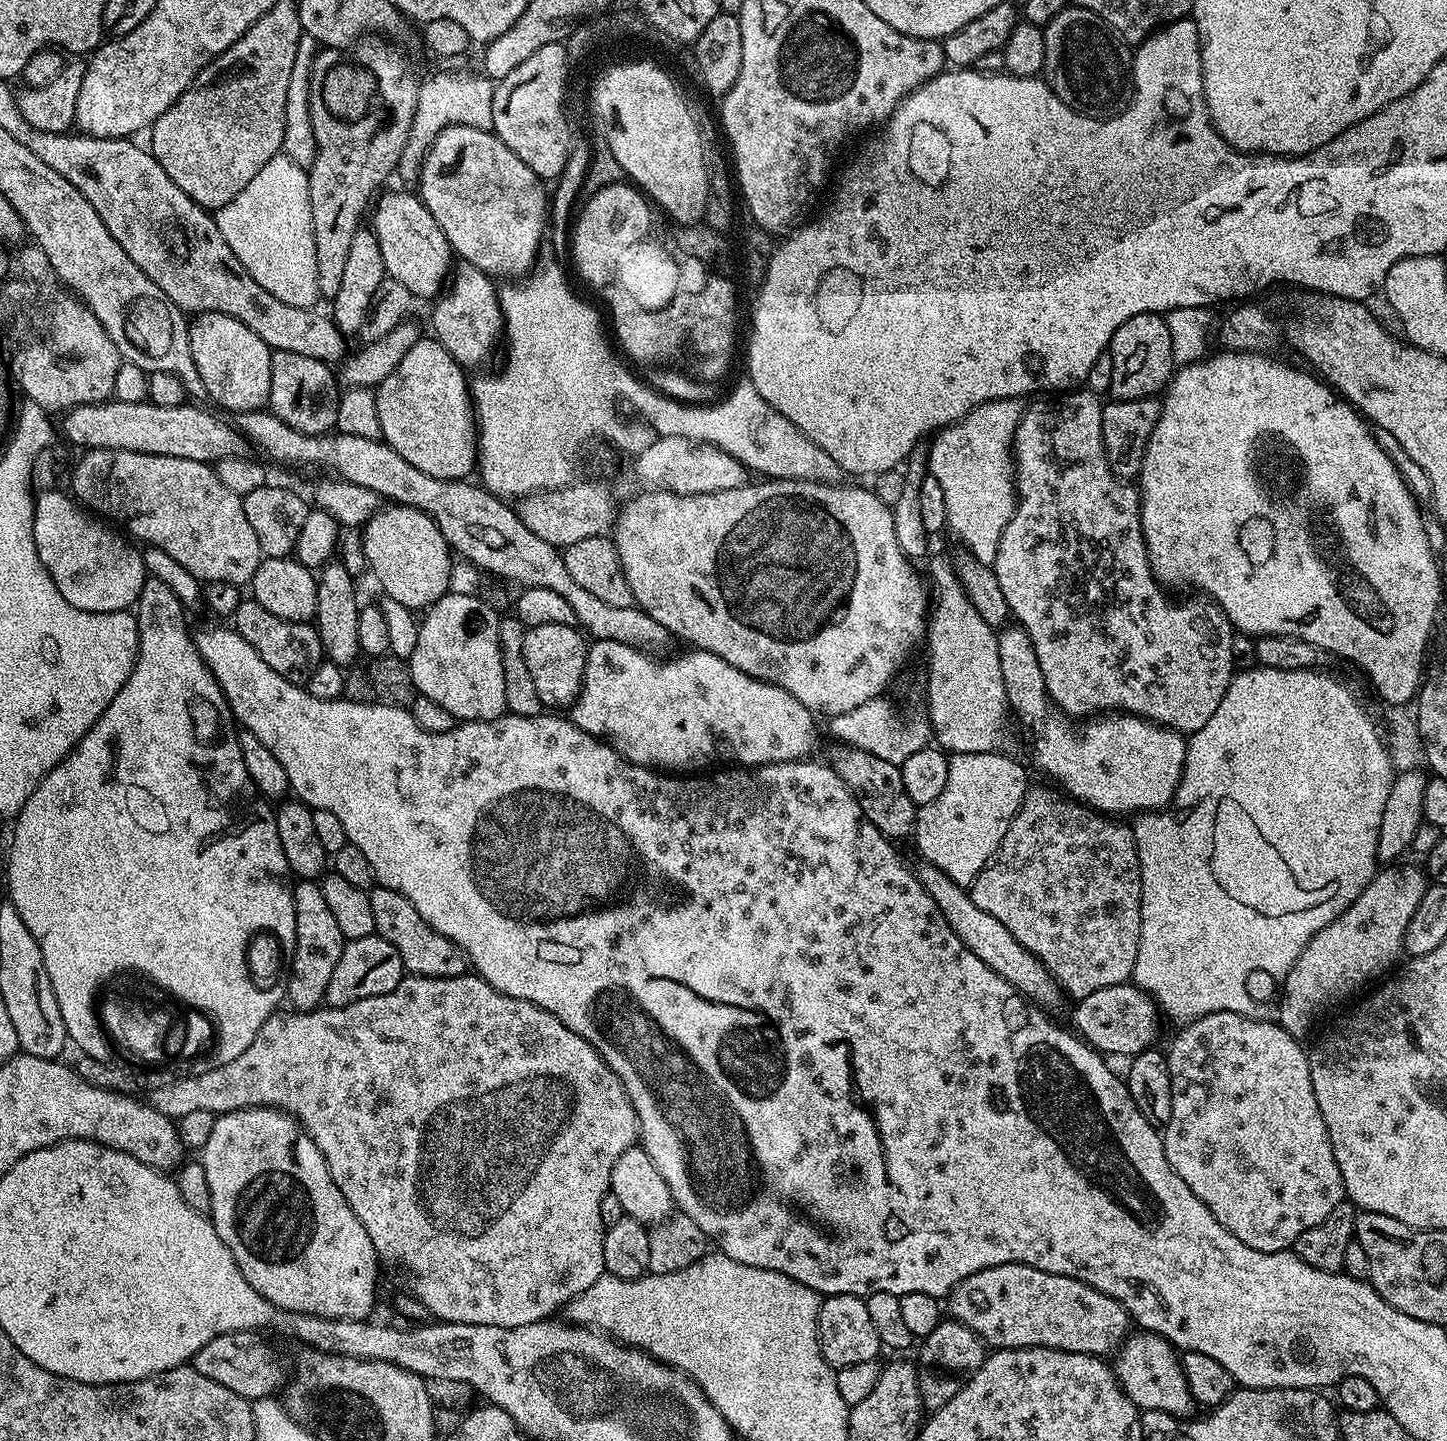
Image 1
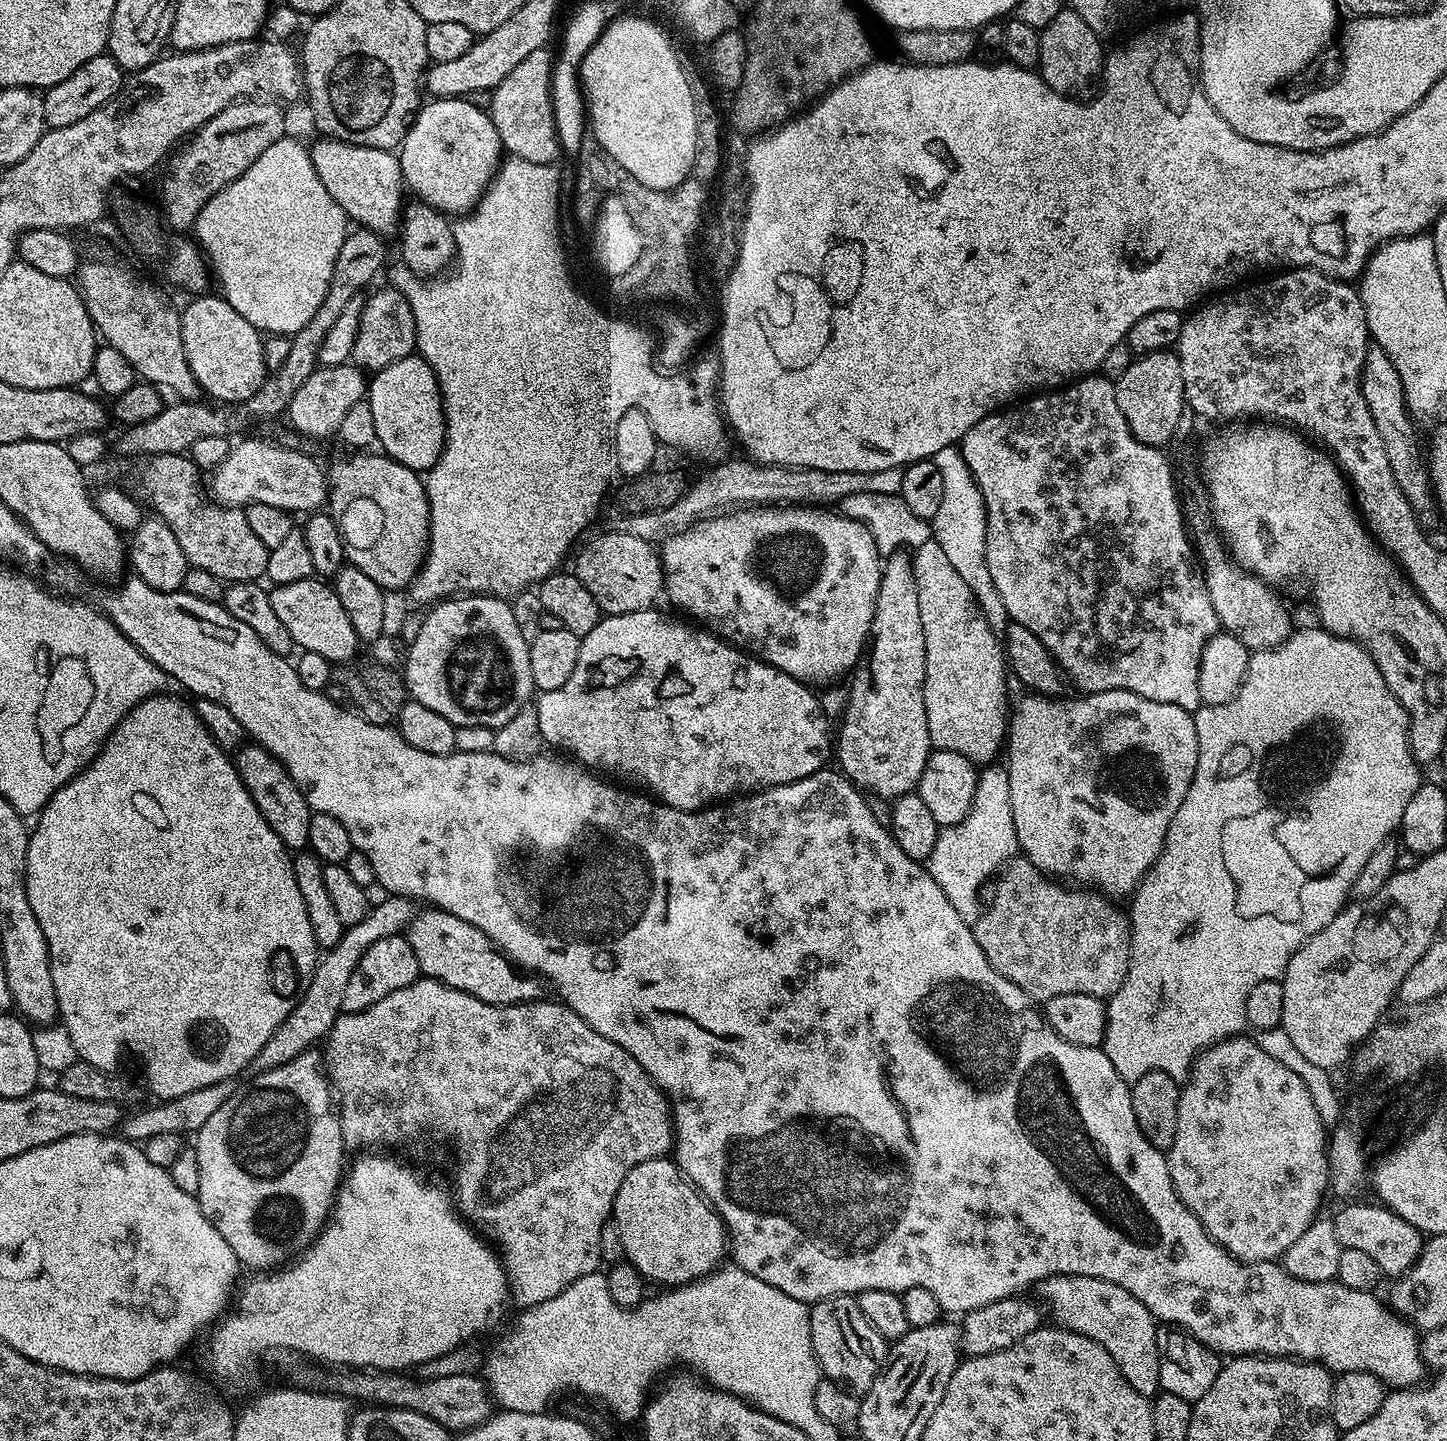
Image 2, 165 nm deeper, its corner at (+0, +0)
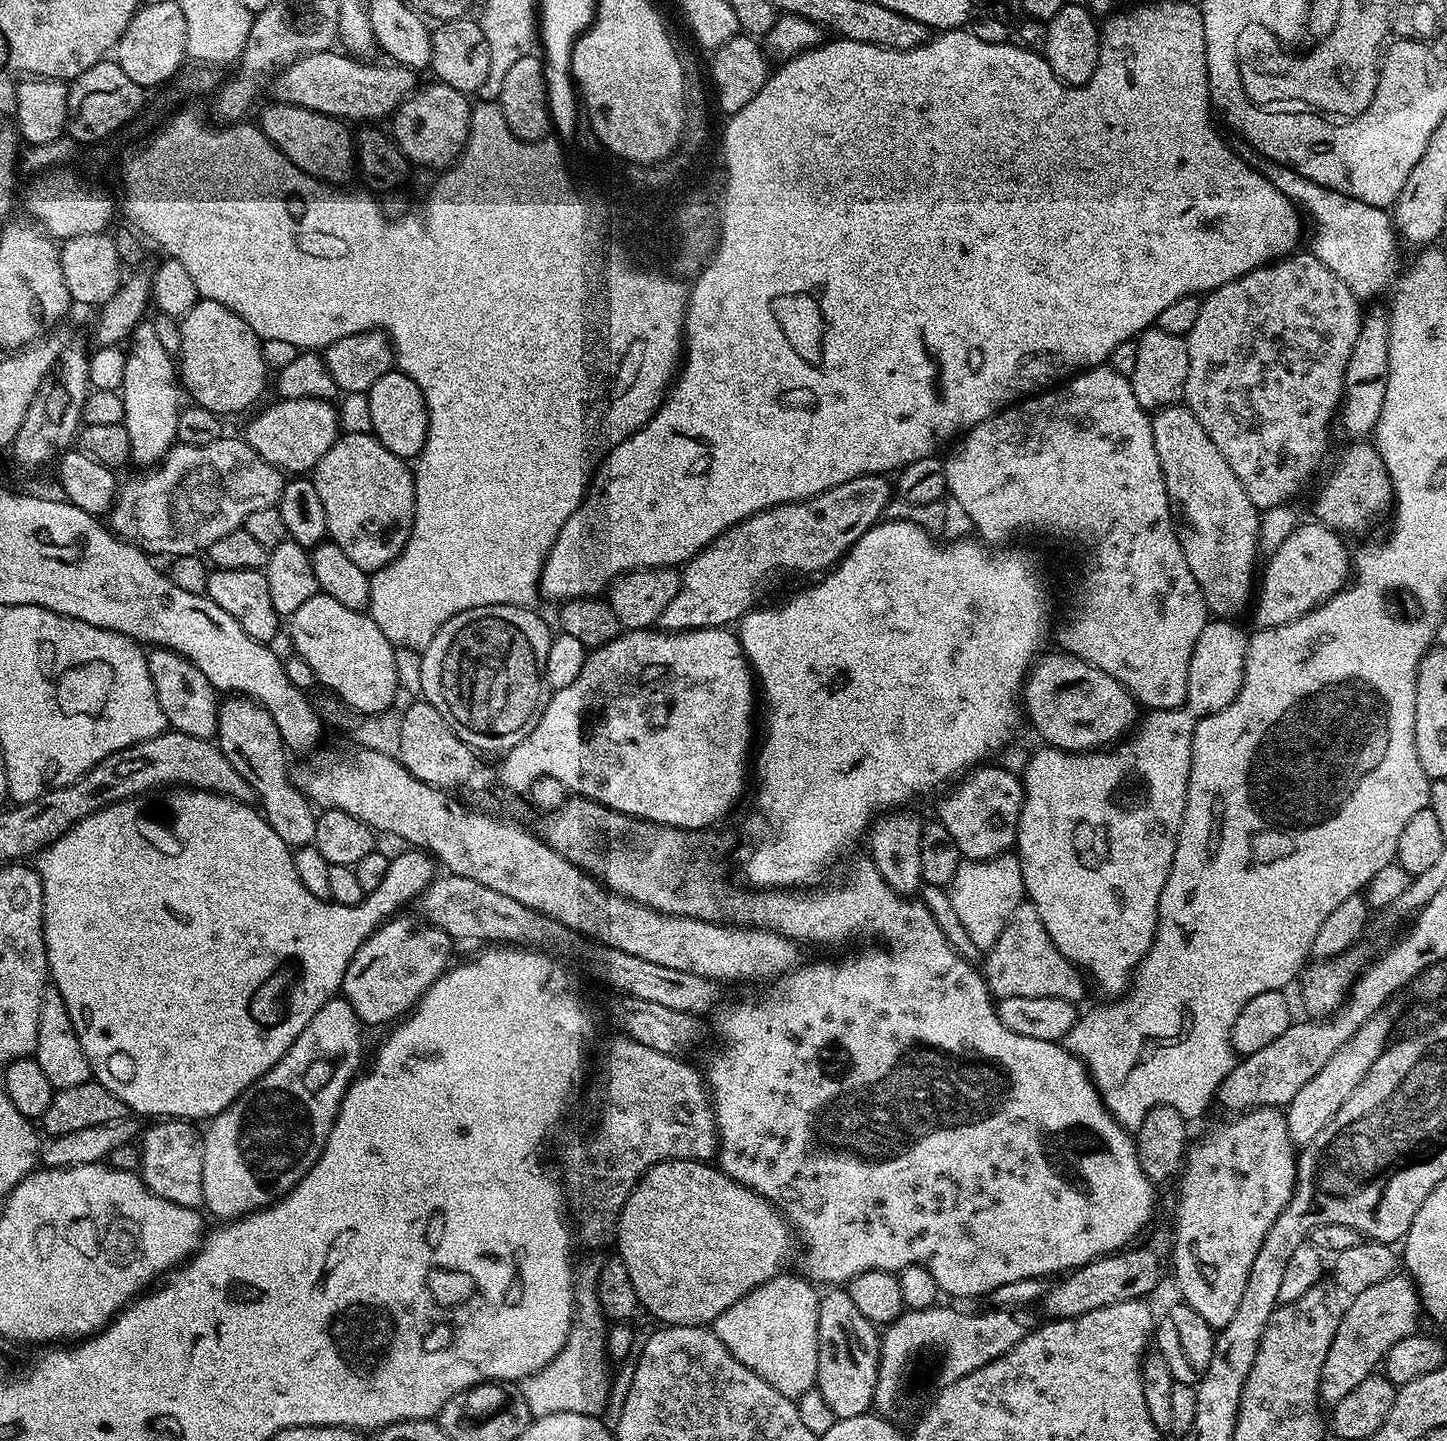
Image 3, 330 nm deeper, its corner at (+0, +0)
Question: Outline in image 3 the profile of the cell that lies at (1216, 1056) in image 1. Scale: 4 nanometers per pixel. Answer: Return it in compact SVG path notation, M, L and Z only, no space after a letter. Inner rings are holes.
M1253 1108L1250 1112L1233 1115L1225 1124L1216 1124L1200 1141L1189 1147L1179 1173L1180 1201L1176 1204L1176 1241L1170 1244L1170 1264L1176 1267L1176 1284L1180 1287L1183 1303L1190 1307L1214 1330L1230 1322L1242 1290L1246 1290L1246 1278L1250 1278L1250 1266L1258 1255L1258 1246L1274 1218L1282 1214L1286 1202L1290 1202L1296 1185L1297 1149L1288 1133L1288 1117L1279 1108Z

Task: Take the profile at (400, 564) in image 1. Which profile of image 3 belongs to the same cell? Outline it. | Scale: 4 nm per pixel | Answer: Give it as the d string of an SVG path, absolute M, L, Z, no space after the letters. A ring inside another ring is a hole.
M344 432L322 454L310 473L310 479L322 498L326 510L328 536L331 543L342 546L343 552L362 570L369 574L386 567L399 556L412 533L414 510L416 509L416 478L413 469L400 456L396 456L372 434L350 434Z

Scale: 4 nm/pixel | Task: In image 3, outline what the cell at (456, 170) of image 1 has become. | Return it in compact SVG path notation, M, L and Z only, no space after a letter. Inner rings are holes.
M439 82L417 87L406 97L391 117L391 135L413 165L444 170L456 163L465 144L468 143L468 127L472 104L463 92Z

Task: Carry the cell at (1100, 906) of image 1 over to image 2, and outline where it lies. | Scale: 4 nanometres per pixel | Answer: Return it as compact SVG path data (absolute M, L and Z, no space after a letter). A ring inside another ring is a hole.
M1023 858L1009 860L991 881L990 892L991 888L992 897L989 900L987 897L986 907L981 911L980 916L976 920L972 933L978 942L978 946L982 946L982 954L986 954L990 966L994 966L994 970L998 970L998 974L1010 978L1010 982L1018 985L1027 996L1032 997L1033 1001L1036 1002L1047 1002L1050 998L1058 998L1058 994L1090 994L1091 996L1101 998L1111 998L1120 989L1128 973L1130 958L1132 957L1132 925L1130 923L1129 913L1125 909L1123 912L1116 905L1119 903L1113 902L1109 897L1101 894L1099 891L1081 890L1079 887L1065 886L1055 879L1046 878L1043 872L1039 872L1029 860Z

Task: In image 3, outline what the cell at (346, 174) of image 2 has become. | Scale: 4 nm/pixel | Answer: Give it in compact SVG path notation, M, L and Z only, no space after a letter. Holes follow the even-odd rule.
M279 102L271 103L261 110L260 120L258 119L258 127L261 132L266 134L269 142L276 145L278 150L282 150L282 154L286 154L286 158L290 158L290 162L294 162L294 166L298 166L306 174L315 176L317 180L327 182L332 186L343 185L340 183L351 172L354 172L354 136L351 131L348 133L349 125L343 120L337 120L335 116L306 110L302 106L281 104Z

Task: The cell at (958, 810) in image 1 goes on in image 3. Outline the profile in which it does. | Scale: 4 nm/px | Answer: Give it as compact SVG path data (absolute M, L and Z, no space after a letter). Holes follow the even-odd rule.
M1015 854L996 856L992 860L964 860L958 866L951 884L947 885L948 900L962 931L976 948L987 950L998 942L1002 930L1010 922L1014 910L1025 903L1020 857Z

